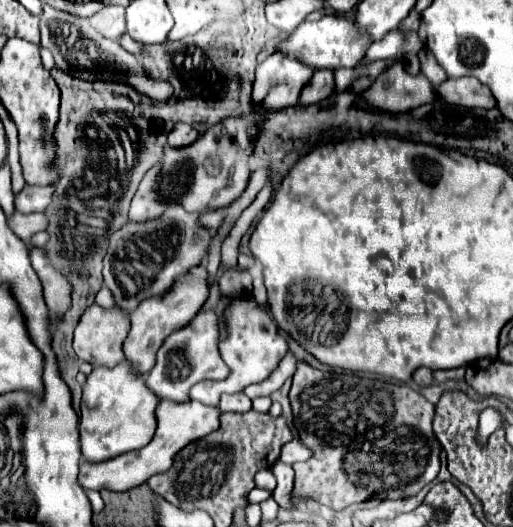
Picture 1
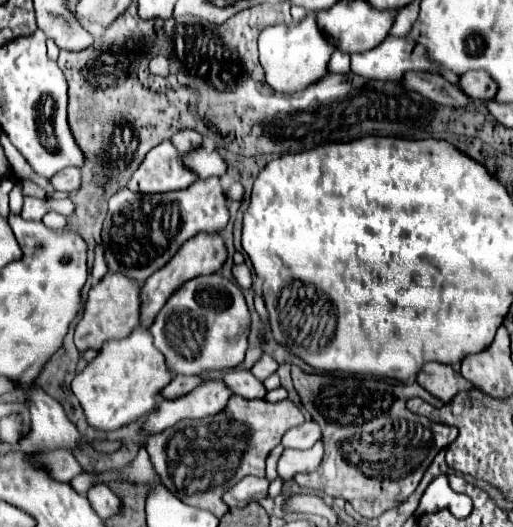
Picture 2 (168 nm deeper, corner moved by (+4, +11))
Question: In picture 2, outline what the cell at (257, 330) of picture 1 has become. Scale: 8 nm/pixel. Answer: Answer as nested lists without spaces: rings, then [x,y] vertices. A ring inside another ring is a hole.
[[[175,375],[173,381],[171,381],[165,389],[161,389],[161,397],[163,397],[163,399],[175,399],[175,397],[181,397],[181,395],[189,393],[191,389],[195,389],[197,385],[201,385],[201,383],[203,383],[203,379],[197,377],[197,375],[193,375],[193,377]]]

